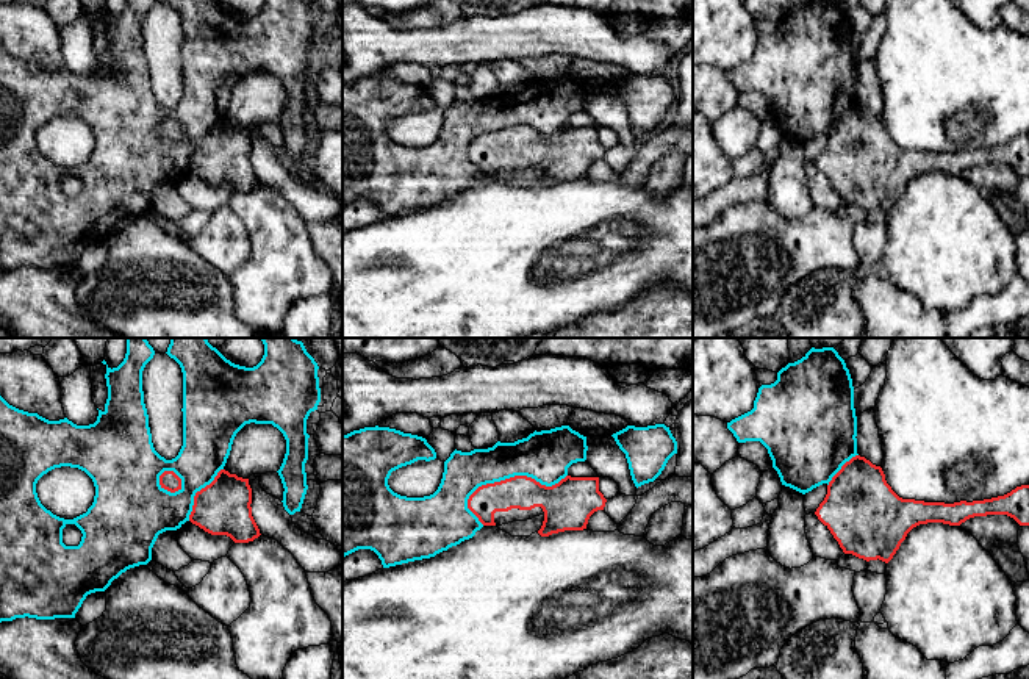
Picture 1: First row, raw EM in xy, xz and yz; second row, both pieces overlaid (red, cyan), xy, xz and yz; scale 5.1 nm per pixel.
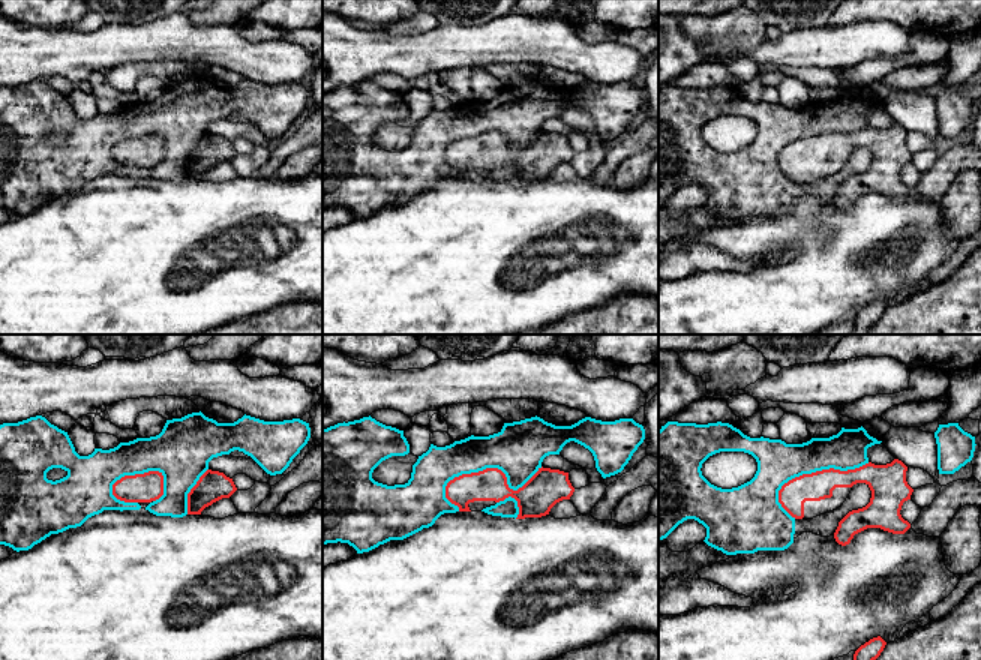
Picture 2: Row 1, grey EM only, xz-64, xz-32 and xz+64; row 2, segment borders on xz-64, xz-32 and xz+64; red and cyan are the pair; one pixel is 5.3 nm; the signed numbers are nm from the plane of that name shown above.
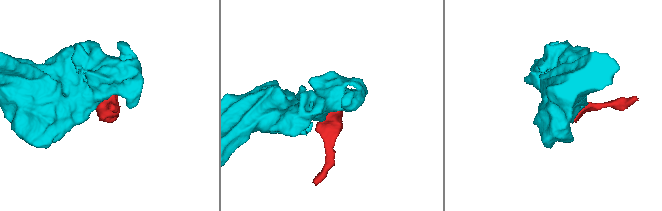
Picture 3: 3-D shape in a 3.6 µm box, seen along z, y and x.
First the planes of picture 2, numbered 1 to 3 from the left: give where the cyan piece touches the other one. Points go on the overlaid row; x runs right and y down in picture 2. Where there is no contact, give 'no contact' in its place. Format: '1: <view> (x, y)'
1: xz-64 (135, 474)
2: xz-32 (491, 468)
3: xz+64 (818, 471)

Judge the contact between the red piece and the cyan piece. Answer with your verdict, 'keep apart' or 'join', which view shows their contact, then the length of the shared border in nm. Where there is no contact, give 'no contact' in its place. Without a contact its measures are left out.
keep apart | xz | 550 nm

